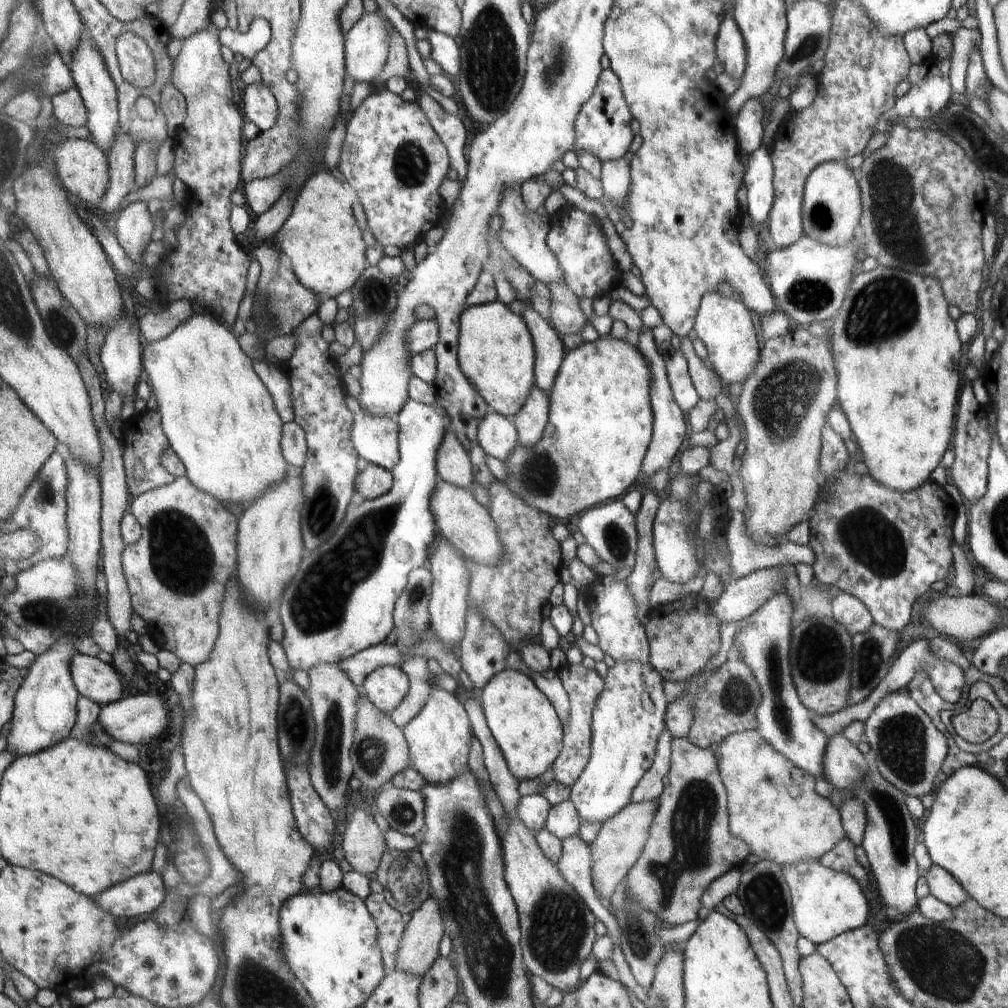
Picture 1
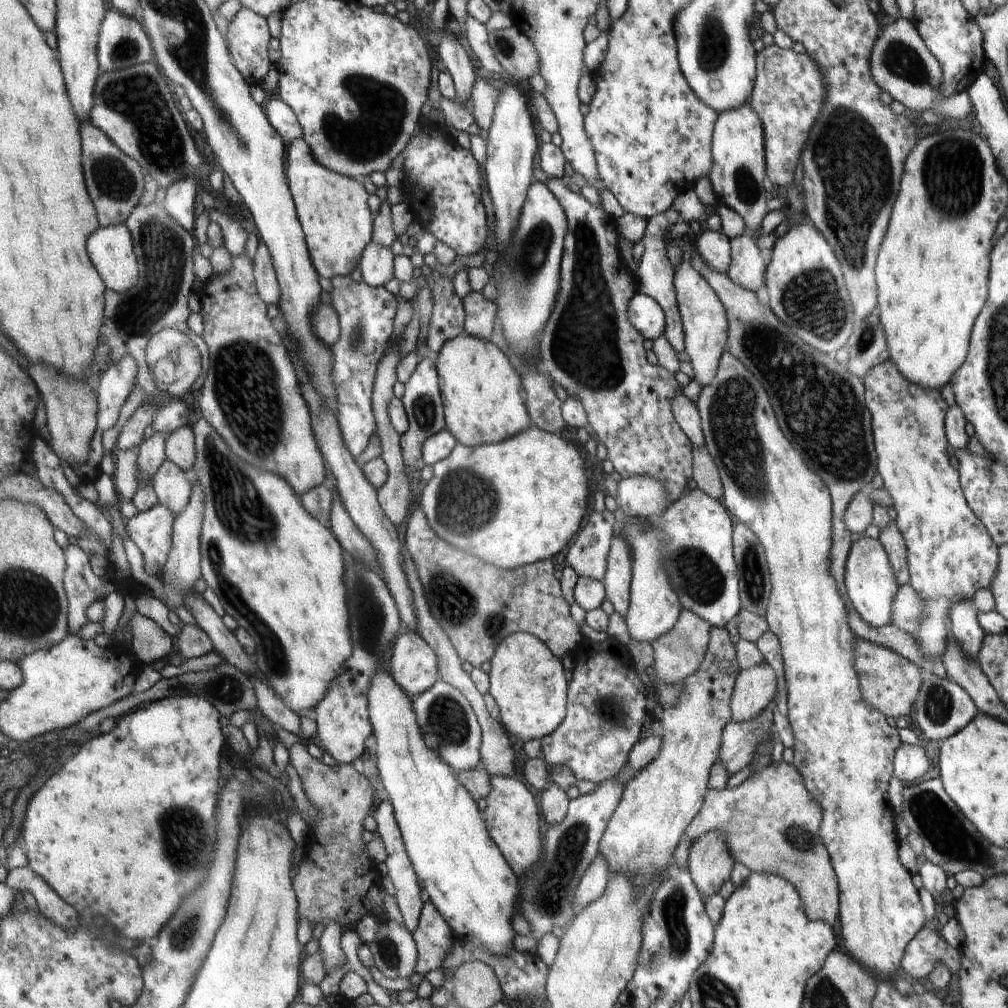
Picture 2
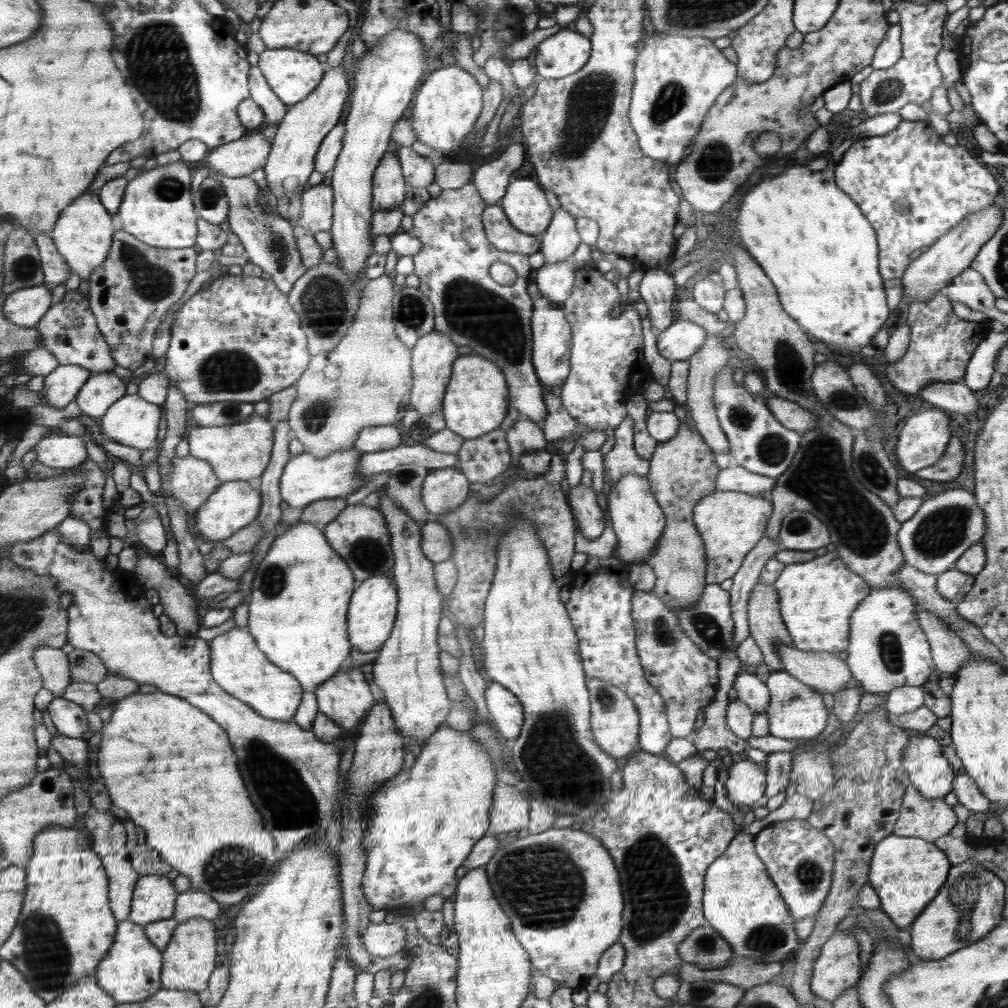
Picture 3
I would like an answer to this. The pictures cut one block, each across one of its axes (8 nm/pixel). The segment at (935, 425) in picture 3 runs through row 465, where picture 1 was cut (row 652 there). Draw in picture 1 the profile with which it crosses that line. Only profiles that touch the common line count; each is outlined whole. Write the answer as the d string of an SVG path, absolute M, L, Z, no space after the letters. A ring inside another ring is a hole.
M922 638L922 640L908 644L908 646L902 650L901 654L896 656L894 664L892 664L890 670L888 670L888 674L880 680L880 684L878 684L862 702L851 704L848 708L842 709L838 713L831 714L830 716L820 716L820 714L812 713L812 722L815 722L816 726L819 727L820 730L823 730L828 738L841 735L842 732L848 728L849 723L856 721L866 722L866 720L870 718L870 714L874 712L873 708L876 708L876 706L882 702L884 696L894 694L894 692L898 691L905 691L913 674L918 674L920 670L931 676L931 682L934 684L935 690L939 692L944 701L952 704L958 702L958 700L963 700L965 682L962 668L958 668L952 661L936 658L934 654L930 654L930 650L928 650L928 639Z

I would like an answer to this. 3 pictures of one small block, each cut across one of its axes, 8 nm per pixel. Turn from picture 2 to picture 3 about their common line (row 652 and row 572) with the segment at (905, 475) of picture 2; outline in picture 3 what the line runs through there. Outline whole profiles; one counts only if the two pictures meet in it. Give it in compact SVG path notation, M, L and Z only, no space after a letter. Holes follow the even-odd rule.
M958 488L928 497L916 514L902 522L900 527L898 541L906 558L904 564L924 574L943 575L954 568L970 548L984 540L987 530L986 512L979 507L975 495L969 491Z

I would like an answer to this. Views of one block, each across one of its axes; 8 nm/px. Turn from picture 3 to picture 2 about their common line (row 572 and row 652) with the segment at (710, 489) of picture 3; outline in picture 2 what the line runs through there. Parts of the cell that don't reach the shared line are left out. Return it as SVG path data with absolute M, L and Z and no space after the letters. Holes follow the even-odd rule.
M684 609L679 615L679 621L676 622L675 628L652 643L654 663L651 667L656 678L664 680L668 684L676 684L676 682L683 682L687 677L695 674L706 657L708 638L711 637L710 624L707 620Z

